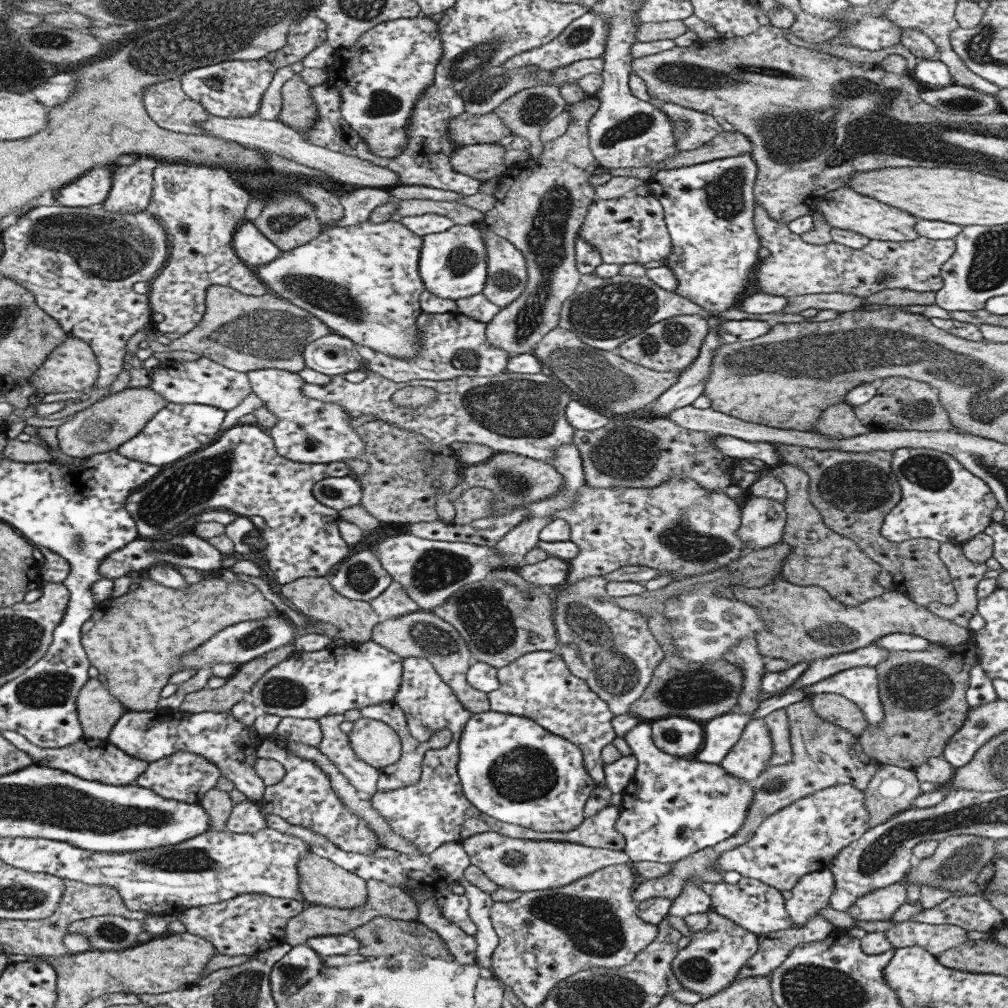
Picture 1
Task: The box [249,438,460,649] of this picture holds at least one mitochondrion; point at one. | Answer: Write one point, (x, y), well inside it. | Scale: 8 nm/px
(360, 577)

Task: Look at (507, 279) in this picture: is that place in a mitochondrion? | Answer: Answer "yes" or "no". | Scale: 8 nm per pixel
yes

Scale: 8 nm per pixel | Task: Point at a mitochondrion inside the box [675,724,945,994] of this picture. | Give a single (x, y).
(698, 970)

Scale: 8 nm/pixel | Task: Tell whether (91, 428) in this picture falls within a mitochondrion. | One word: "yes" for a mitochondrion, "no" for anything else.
yes

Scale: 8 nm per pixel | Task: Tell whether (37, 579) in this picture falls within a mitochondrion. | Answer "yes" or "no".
no

